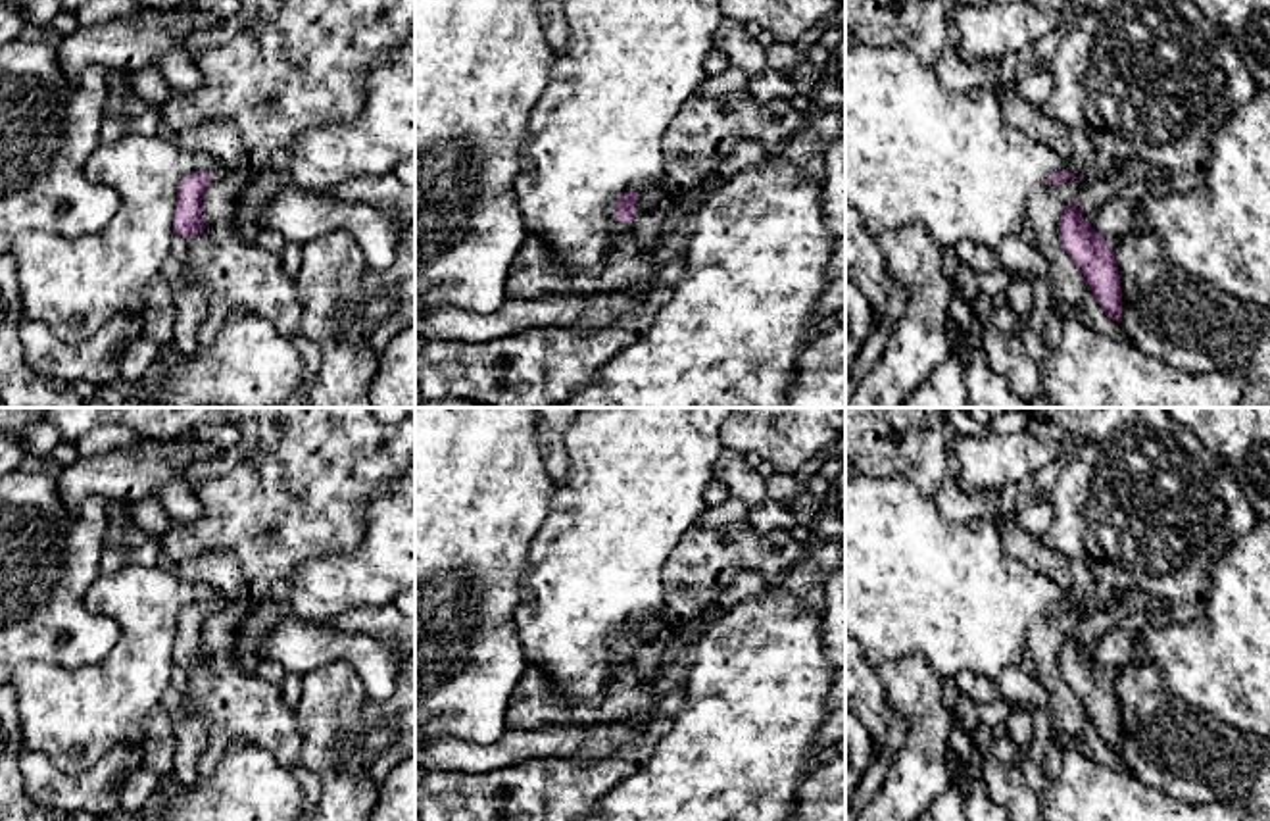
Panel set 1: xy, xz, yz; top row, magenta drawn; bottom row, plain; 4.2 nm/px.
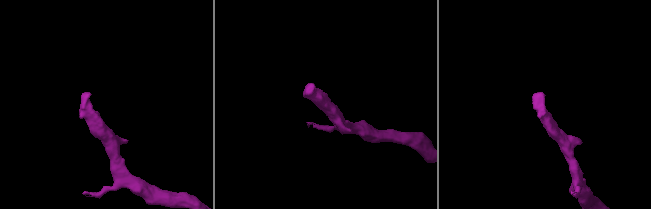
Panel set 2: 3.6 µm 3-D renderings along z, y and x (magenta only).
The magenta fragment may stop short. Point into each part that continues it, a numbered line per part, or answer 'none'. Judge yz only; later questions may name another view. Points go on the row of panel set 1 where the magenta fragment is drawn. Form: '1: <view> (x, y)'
1: yz (957, 75)

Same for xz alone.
1: xz (650, 202)

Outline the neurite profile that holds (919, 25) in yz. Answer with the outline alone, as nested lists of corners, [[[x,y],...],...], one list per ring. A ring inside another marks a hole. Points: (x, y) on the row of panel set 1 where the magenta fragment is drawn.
[[[845,0],[845,50],[897,46],[936,65],[947,42],[945,0]]]

